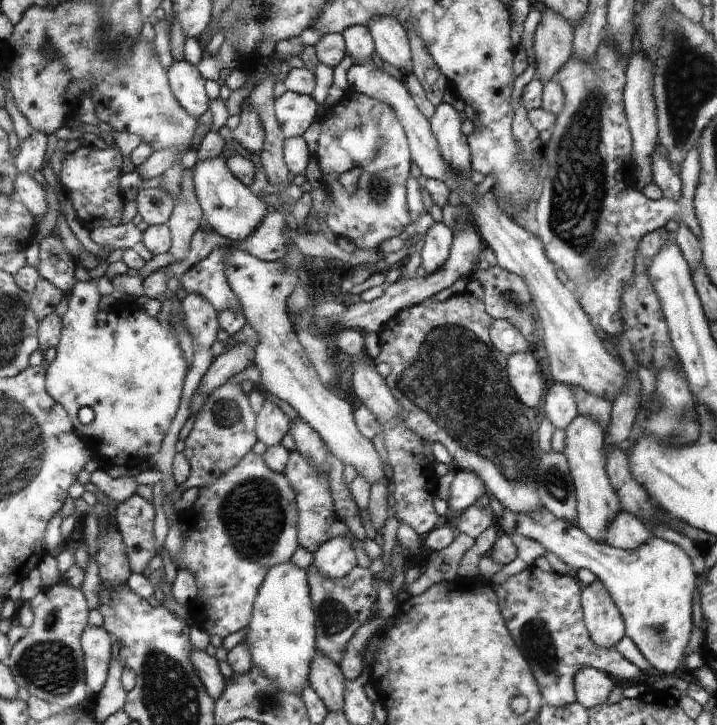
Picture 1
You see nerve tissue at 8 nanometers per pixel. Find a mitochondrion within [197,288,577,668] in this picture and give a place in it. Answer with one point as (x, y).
(453, 376)

